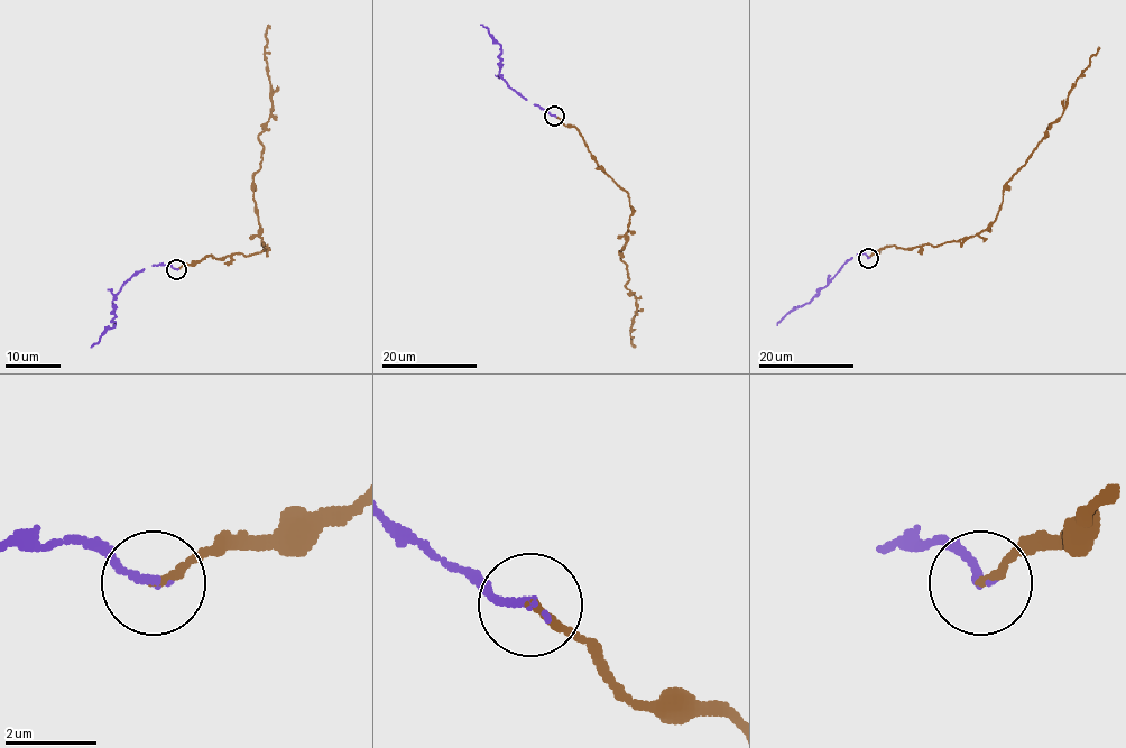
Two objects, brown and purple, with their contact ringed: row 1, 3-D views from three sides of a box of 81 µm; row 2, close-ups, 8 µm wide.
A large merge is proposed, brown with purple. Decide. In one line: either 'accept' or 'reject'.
accept

